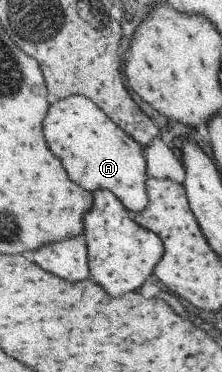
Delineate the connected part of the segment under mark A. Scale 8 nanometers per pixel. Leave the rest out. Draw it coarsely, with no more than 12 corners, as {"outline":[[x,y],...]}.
{"outline":[[90,99],[50,100],[49,151],[73,183],[146,206],[143,147]]}

